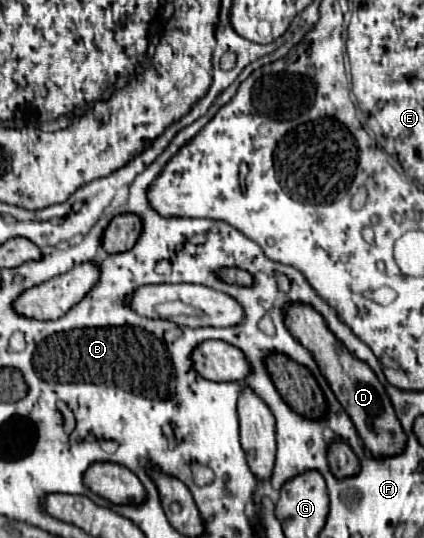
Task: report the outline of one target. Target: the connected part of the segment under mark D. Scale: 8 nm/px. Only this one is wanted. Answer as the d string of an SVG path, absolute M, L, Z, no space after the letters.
M292 302L284 308L284 324L290 330L290 334L314 356L322 376L328 380L334 396L342 404L342 408L348 412L350 420L354 422L364 446L374 456L392 456L396 452L404 450L404 430L394 414L392 402L388 394L384 392L384 386L376 378L376 374L370 370L370 366L356 356L348 352L348 348L334 336L334 332L328 328L324 316L314 310L310 304Z

